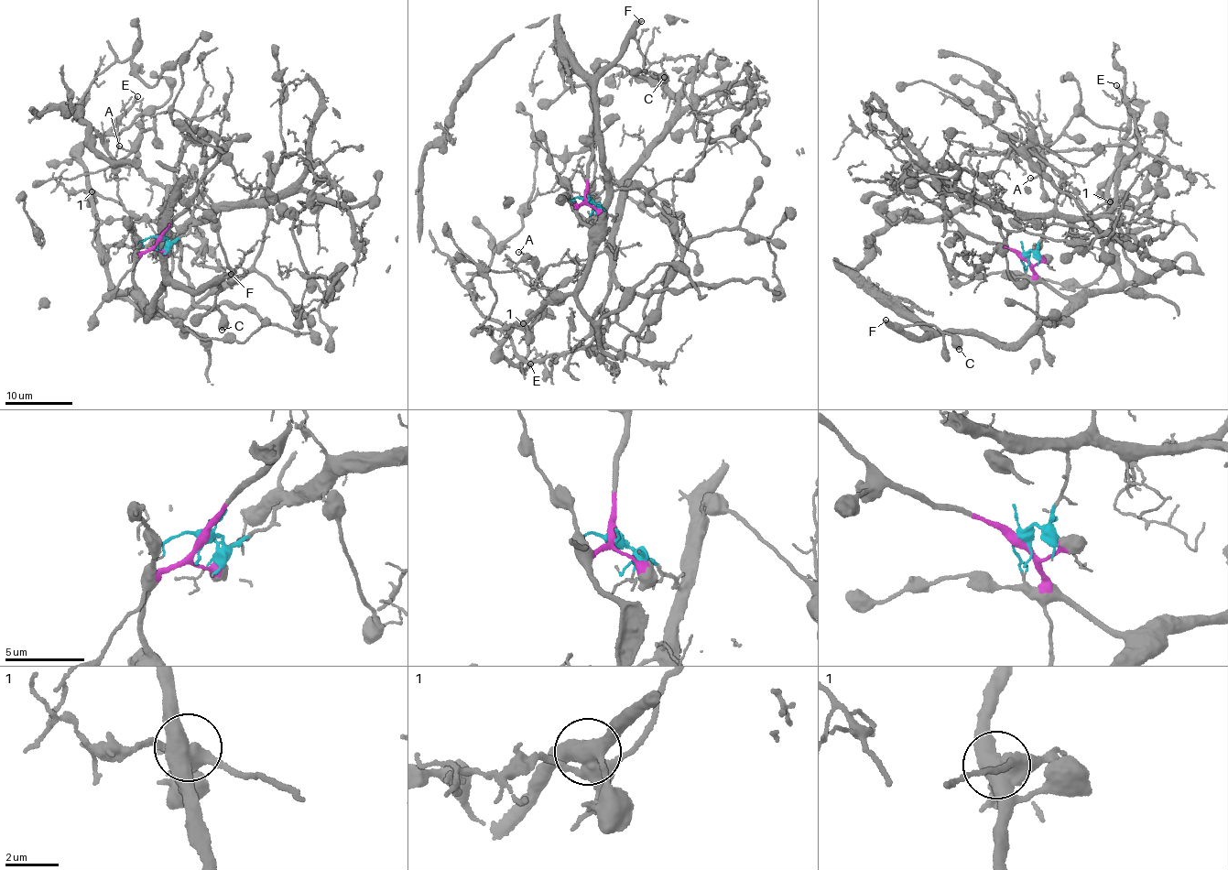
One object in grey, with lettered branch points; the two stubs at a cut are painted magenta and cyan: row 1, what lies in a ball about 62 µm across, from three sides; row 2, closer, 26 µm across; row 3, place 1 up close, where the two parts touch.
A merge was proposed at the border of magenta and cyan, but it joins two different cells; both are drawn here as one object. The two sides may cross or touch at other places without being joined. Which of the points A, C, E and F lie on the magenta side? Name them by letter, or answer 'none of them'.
A, C, E, F

